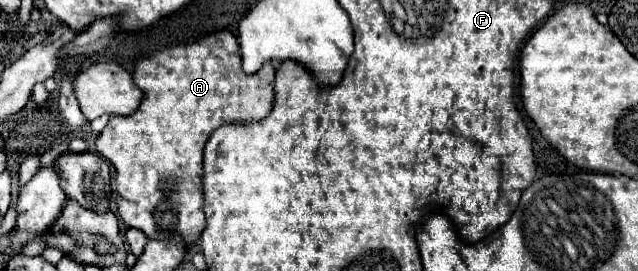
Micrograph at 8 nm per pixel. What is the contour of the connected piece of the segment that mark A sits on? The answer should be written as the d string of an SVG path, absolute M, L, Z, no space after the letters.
M220 31L192 45L164 49L158 55L138 61L134 83L144 91L138 111L128 117L110 117L108 125L96 139L96 151L116 169L118 217L128 227L140 229L148 239L170 239L178 235L186 249L190 249L206 227L202 211L204 197L200 191L204 143L220 125L252 123L268 115L274 99L274 67L272 63L266 63L260 73L246 75L242 71L240 51L236 49L236 37Z

